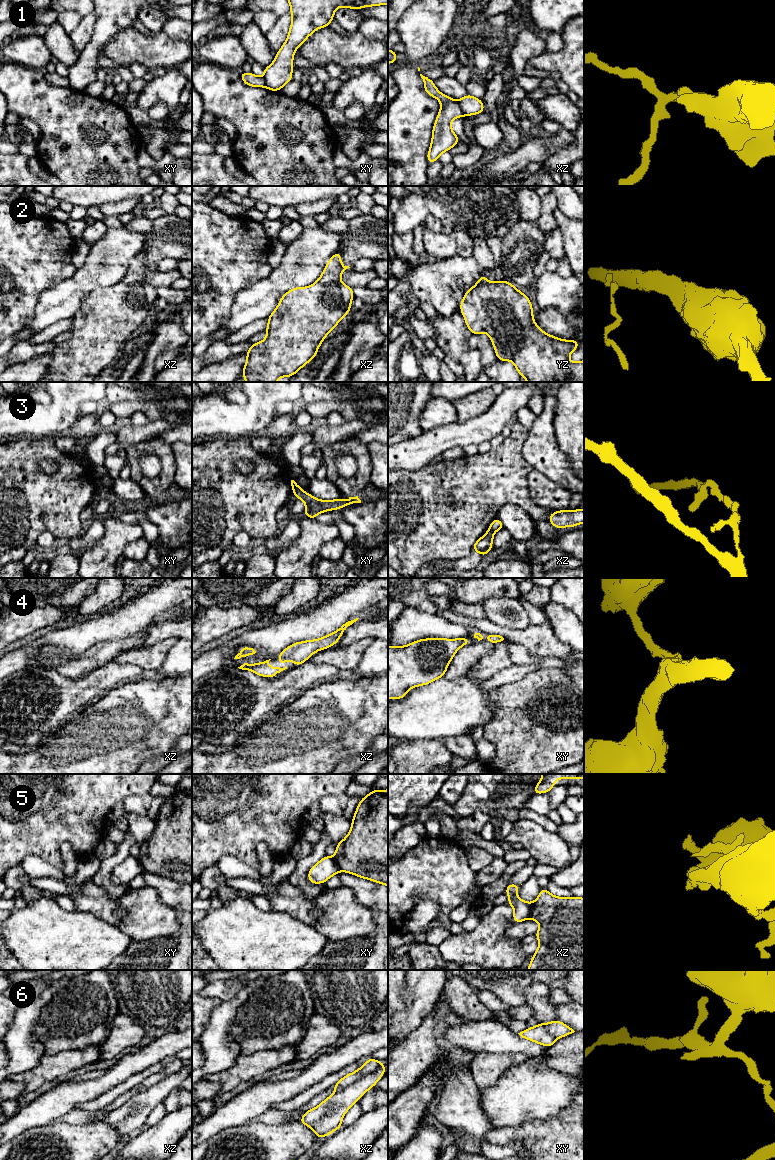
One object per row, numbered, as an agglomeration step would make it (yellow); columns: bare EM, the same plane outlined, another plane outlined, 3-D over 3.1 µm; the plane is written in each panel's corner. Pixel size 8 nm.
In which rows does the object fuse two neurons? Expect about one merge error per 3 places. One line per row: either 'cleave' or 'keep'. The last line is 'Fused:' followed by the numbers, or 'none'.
1: cleave
2: keep
3: cleave
4: keep
5: cleave
6: cleave
Fused: 1, 3, 5, 6

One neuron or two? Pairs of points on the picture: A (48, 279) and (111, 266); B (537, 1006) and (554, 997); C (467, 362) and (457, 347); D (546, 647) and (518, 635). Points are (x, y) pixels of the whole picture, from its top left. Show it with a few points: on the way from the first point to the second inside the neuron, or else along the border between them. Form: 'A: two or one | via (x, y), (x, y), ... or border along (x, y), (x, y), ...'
A: two | border along (77, 269), (71, 276), (61, 280), (53, 287)
B: two | border along (550, 990), (549, 1000), (556, 1005)
C: two | border along (465, 350), (458, 361)
D: one | via (539, 640), (525, 636)

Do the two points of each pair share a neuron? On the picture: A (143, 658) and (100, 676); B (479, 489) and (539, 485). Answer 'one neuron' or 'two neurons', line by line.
A: two neurons
B: two neurons

